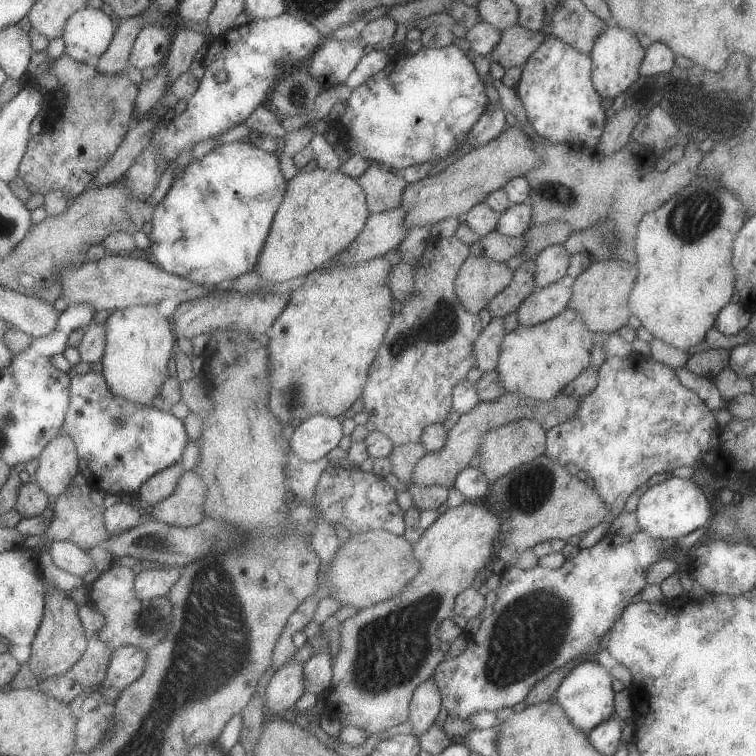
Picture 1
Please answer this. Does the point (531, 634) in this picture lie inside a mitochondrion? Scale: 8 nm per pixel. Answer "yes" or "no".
yes

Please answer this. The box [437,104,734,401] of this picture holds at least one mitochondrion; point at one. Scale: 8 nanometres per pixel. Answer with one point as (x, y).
(694, 219)

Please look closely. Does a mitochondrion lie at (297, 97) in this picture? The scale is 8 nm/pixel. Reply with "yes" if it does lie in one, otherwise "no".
yes

